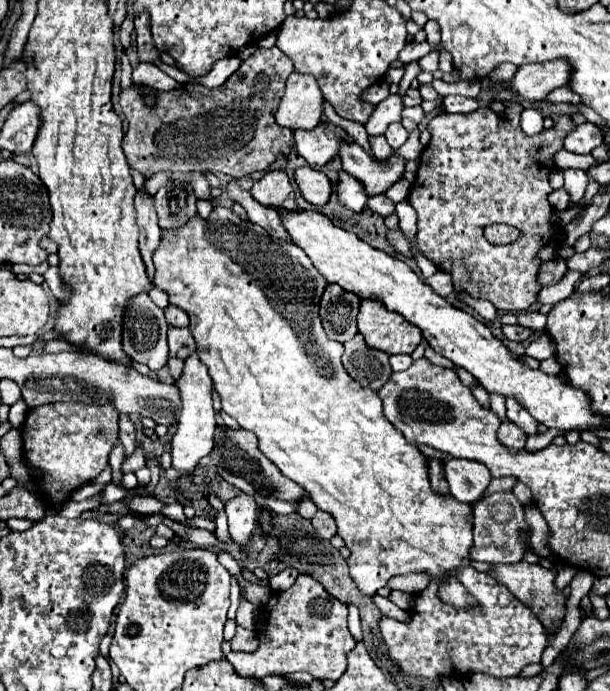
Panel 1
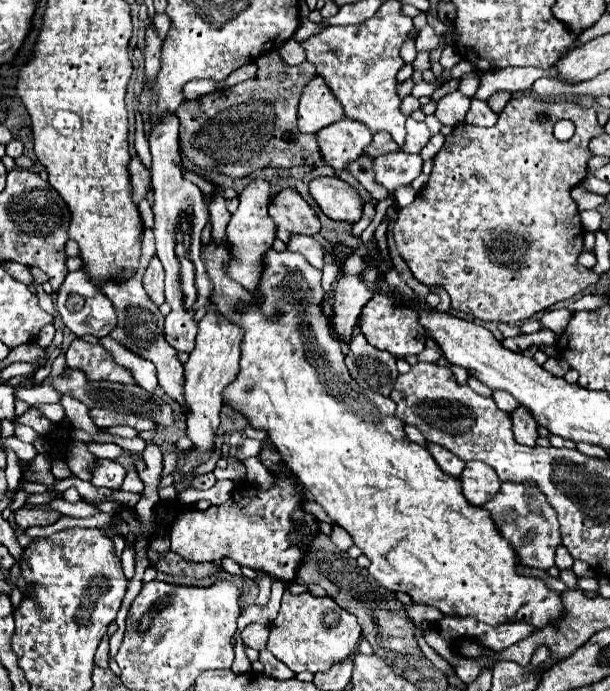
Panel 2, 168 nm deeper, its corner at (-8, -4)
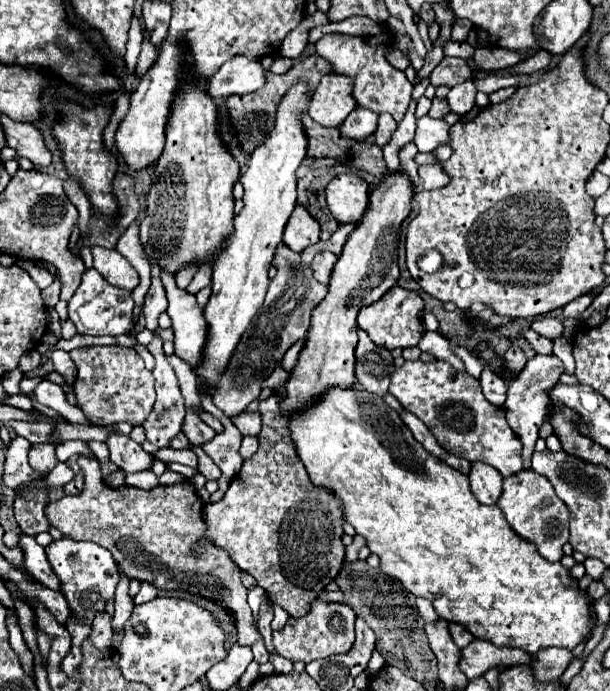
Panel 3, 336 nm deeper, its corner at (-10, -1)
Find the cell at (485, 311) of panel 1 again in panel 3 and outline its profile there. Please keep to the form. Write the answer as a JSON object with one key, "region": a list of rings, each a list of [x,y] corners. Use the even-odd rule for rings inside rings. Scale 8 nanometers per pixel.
{"region":[[[533,329],[523,331],[523,337],[525,337],[525,339],[531,343],[531,347],[533,347],[537,353],[541,353],[541,355],[553,353],[553,343],[551,343],[551,339],[541,337],[541,335],[539,335],[539,333],[535,333]]]}

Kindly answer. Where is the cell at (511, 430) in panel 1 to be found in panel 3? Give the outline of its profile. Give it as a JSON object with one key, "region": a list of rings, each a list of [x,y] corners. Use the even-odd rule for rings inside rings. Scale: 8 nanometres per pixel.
{"region":[[[535,355],[531,361],[527,361],[525,369],[513,379],[509,381],[509,391],[507,391],[507,401],[503,405],[507,421],[511,425],[511,429],[517,433],[517,437],[523,441],[523,461],[525,467],[531,467],[531,455],[535,449],[535,441],[537,441],[537,431],[543,425],[543,421],[547,419],[547,403],[549,403],[549,391],[559,383],[561,373],[565,373],[565,367],[561,363],[561,359],[557,359],[555,355]]]}

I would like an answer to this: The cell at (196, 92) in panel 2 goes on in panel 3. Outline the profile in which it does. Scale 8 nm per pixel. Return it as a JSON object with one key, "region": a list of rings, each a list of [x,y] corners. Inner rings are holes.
{"region":[[[235,55],[227,61],[209,81],[209,95],[213,99],[229,95],[245,95],[265,85],[265,69],[259,61],[251,61],[243,55]]]}

